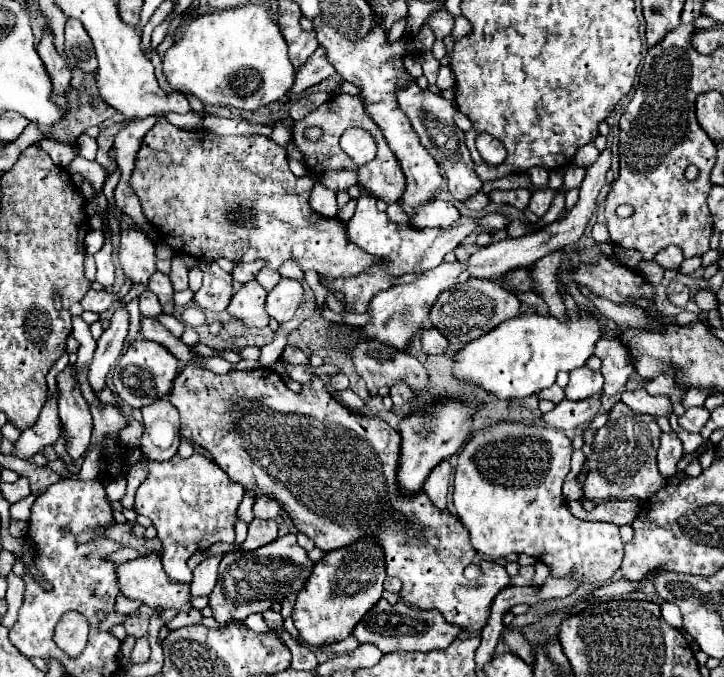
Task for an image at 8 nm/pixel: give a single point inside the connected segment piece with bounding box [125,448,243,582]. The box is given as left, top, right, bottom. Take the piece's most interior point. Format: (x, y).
(191, 502)

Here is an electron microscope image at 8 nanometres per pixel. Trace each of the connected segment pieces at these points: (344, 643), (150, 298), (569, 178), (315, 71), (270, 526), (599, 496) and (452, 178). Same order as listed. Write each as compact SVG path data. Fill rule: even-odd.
M351 635L340 642L321 646L321 649L326 653L351 653L359 646L357 639Z
M145 290L139 296L139 308L141 308L141 314L147 316L147 318L157 318L161 314L161 304L159 304L157 296L149 290Z
M569 166L567 172L565 172L565 188L571 190L571 188L579 188L581 182L586 174L586 169L583 166Z
M319 46L315 50L315 54L303 64L303 68L299 68L295 72L295 84L291 86L291 92L289 94L299 94L305 88L311 88L311 86L319 84L321 80L329 78L333 72L335 70L331 68L331 64L327 60L327 52Z
M253 520L249 524L249 534L247 534L247 540L241 544L243 550L255 550L255 548L261 548L263 544L269 544L271 540L277 538L277 524L275 520Z
M617 402L609 412L609 422L597 430L587 456L589 474L583 484L587 500L603 502L611 498L647 500L667 484L657 470L657 448L661 428L649 414L635 414L627 404Z
M409 84L405 90L399 90L399 106L409 116L415 132L421 138L421 144L425 146L425 150L441 166L441 174L447 182L447 188L449 188L451 196L455 200L461 200L461 202L475 196L481 190L483 182L477 178L477 174L473 170L473 160L471 160L469 150L463 142L463 132L453 122L453 114L457 110L455 102L445 100L443 96L439 96L435 92L421 90L421 88L417 88L417 84Z

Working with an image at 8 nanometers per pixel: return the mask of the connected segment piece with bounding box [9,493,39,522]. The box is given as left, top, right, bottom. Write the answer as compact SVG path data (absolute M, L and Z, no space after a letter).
M31 493L27 498L10 506L10 517L15 520L29 521L31 516L31 507L39 494Z

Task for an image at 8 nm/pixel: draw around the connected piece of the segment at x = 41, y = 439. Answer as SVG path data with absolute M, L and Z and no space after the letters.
M55 388L53 394L47 398L45 406L41 408L39 420L13 442L11 456L29 460L35 454L39 454L45 446L53 446L59 440L61 420L59 420L59 410L57 410L57 398L59 398L59 390Z

